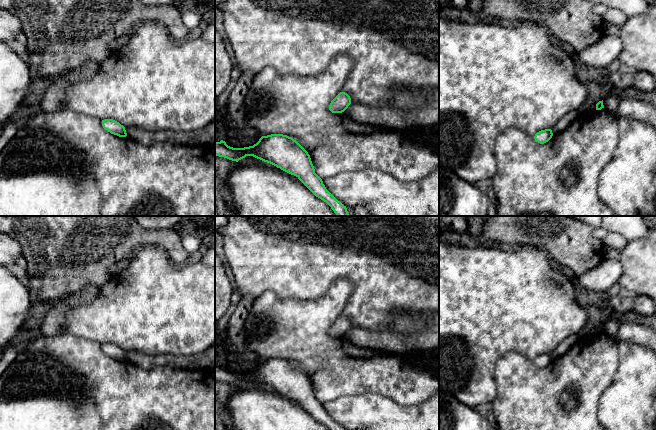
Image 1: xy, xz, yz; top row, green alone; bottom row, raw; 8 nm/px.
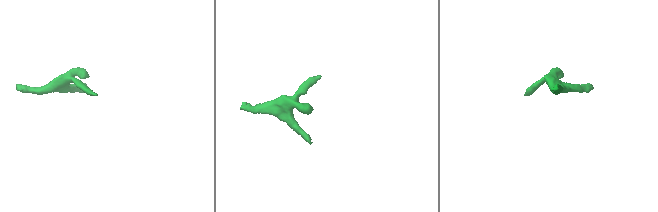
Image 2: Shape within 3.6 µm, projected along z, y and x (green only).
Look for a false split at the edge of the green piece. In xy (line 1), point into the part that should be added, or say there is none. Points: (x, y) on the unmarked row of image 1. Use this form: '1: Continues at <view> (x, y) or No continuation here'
1: No continuation here

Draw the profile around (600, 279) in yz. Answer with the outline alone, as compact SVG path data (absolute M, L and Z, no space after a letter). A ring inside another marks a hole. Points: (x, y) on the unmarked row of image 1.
M603 256L596 267L583 275L574 275L572 281L578 289L582 287L604 296L612 285L619 280L622 272L623 267L619 260L612 260Z

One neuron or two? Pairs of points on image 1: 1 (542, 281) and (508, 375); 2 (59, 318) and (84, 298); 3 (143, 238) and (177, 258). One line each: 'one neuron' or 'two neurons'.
1: two neurons
2: one neuron
3: one neuron

